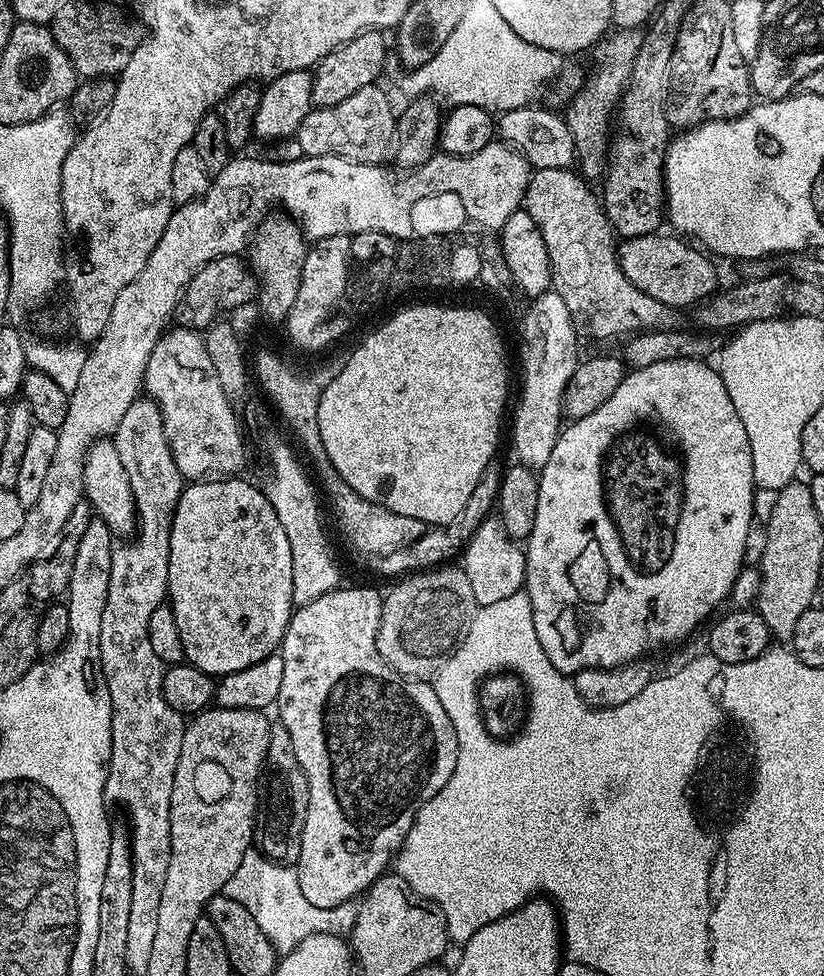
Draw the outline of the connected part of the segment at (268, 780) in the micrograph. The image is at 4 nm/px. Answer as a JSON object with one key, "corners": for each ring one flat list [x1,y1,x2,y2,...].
{"corners":[[276,722,270,727,264,762,266,767,256,797,254,844,267,860,292,866,302,850,302,830,306,826,308,809,308,783,294,754,294,742,290,742,290,734,286,734,286,726,282,723]]}

